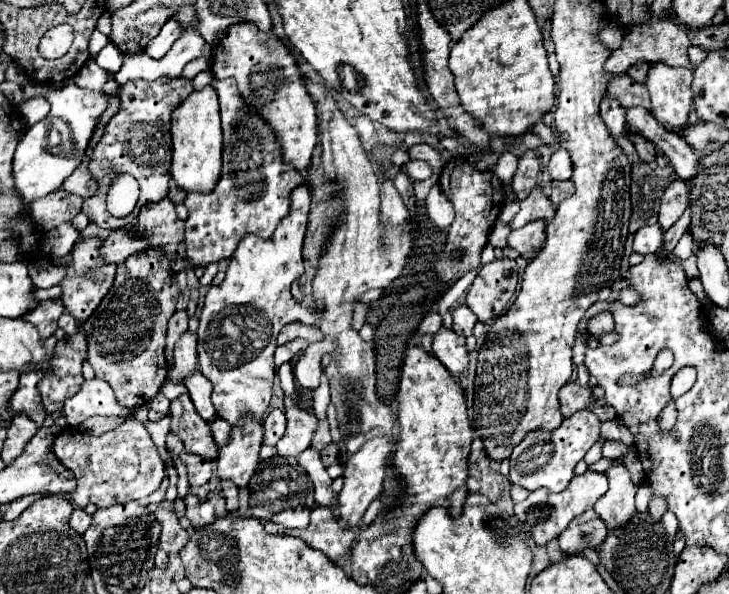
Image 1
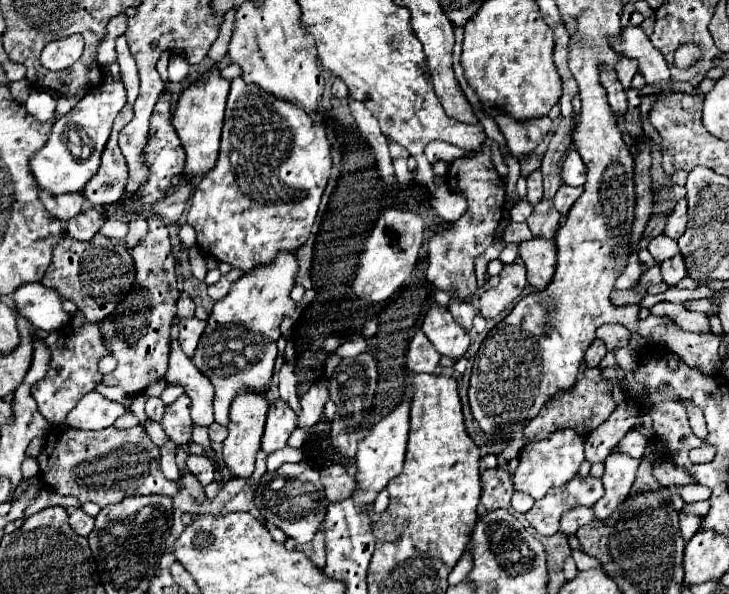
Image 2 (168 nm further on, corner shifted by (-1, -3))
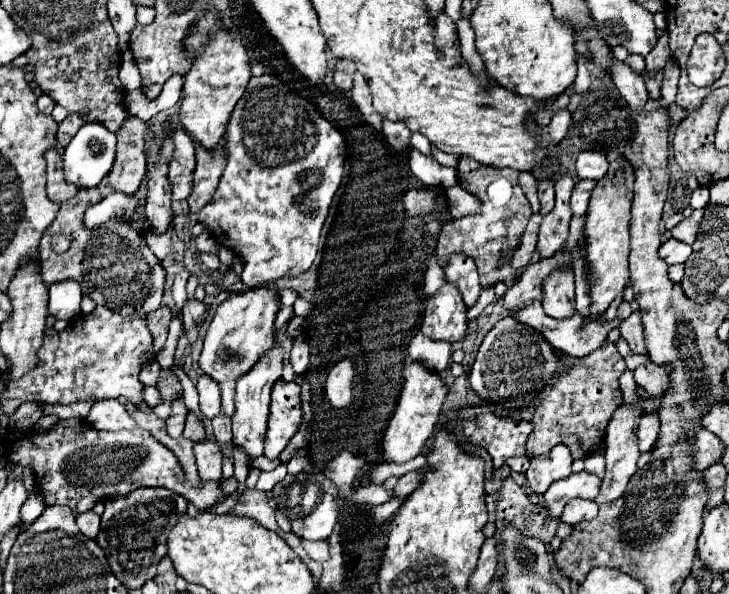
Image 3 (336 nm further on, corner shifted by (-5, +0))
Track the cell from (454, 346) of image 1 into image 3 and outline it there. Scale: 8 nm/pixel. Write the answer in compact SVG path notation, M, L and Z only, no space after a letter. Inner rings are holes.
M447 283L427 301L421 331L433 341L447 341L453 345L467 339L467 329L467 307L459 291Z

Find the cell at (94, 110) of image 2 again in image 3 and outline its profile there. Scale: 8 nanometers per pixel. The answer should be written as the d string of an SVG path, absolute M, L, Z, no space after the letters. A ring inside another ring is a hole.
M83 123L79 131L71 137L69 145L63 149L63 177L75 187L97 187L107 175L115 159L115 133L111 133L103 123Z

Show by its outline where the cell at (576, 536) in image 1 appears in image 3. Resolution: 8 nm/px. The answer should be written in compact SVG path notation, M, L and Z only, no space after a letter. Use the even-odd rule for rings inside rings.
M571 499L571 503L567 503L561 521L569 523L569 525L577 525L581 521L589 521L595 519L599 507L595 501L587 501L587 499Z

